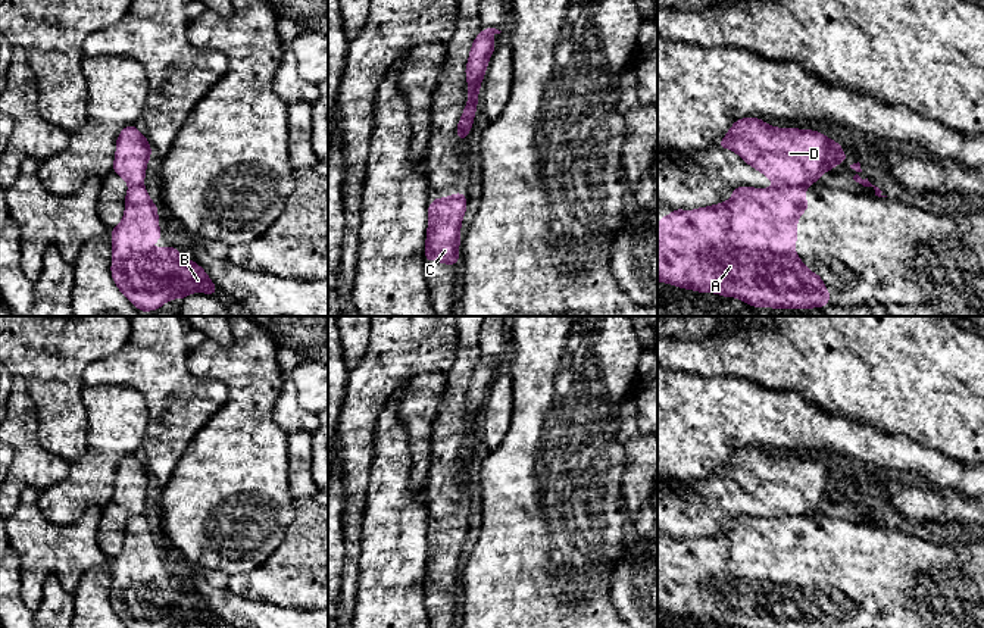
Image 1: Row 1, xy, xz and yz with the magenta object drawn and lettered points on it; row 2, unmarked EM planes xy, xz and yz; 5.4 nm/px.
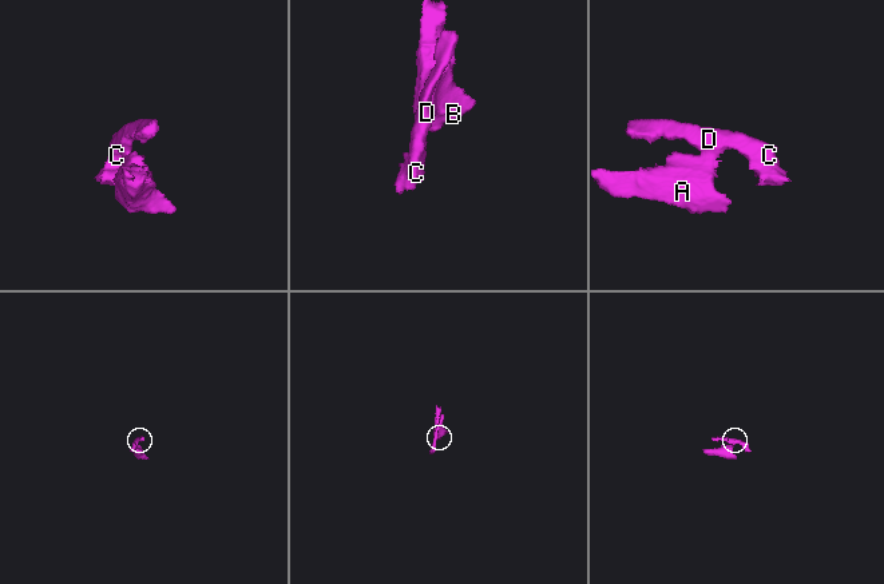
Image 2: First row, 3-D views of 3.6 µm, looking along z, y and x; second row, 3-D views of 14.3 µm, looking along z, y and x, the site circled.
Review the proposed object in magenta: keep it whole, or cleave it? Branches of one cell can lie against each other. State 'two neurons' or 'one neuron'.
two neurons

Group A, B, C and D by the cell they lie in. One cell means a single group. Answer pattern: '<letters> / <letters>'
A B / C D

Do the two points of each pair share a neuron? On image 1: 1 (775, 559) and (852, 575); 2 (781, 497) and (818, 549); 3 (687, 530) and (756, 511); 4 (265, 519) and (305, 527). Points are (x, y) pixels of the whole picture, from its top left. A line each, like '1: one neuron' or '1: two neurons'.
1: one neuron
2: two neurons
3: one neuron
4: two neurons

